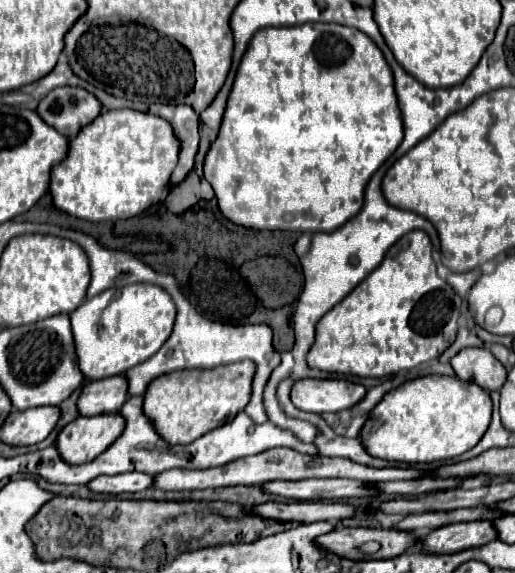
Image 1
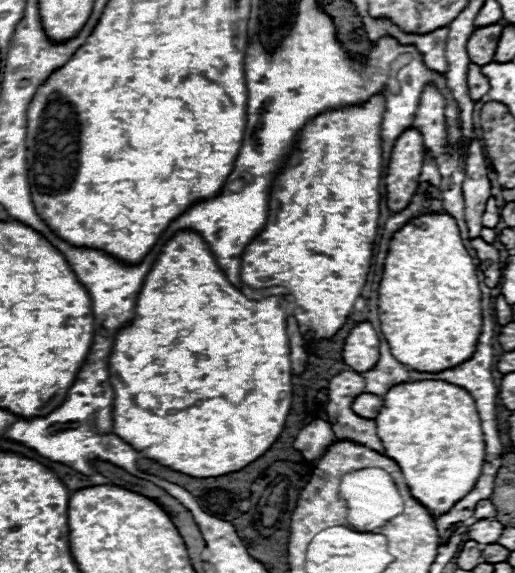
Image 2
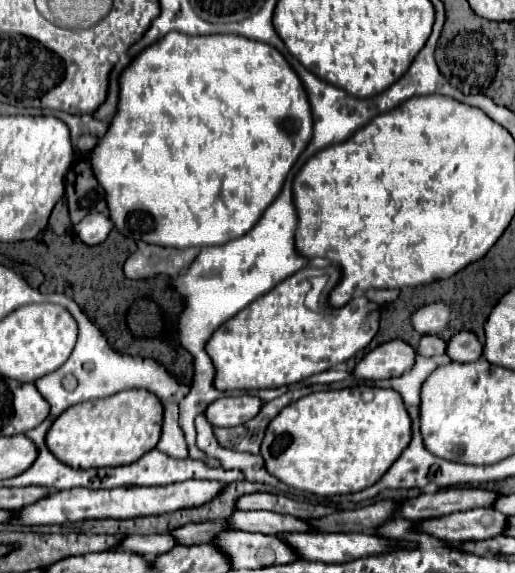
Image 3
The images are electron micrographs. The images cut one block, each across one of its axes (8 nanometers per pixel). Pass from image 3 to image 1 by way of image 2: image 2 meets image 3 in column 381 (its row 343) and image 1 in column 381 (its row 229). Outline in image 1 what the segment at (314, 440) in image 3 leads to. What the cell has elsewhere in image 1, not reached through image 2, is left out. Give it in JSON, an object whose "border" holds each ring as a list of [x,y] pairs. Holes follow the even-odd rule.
{"border":[[[422,376],[388,392],[362,428],[362,440],[376,458],[426,464],[460,456],[474,448],[492,420],[492,400],[484,388],[456,376]]]}

